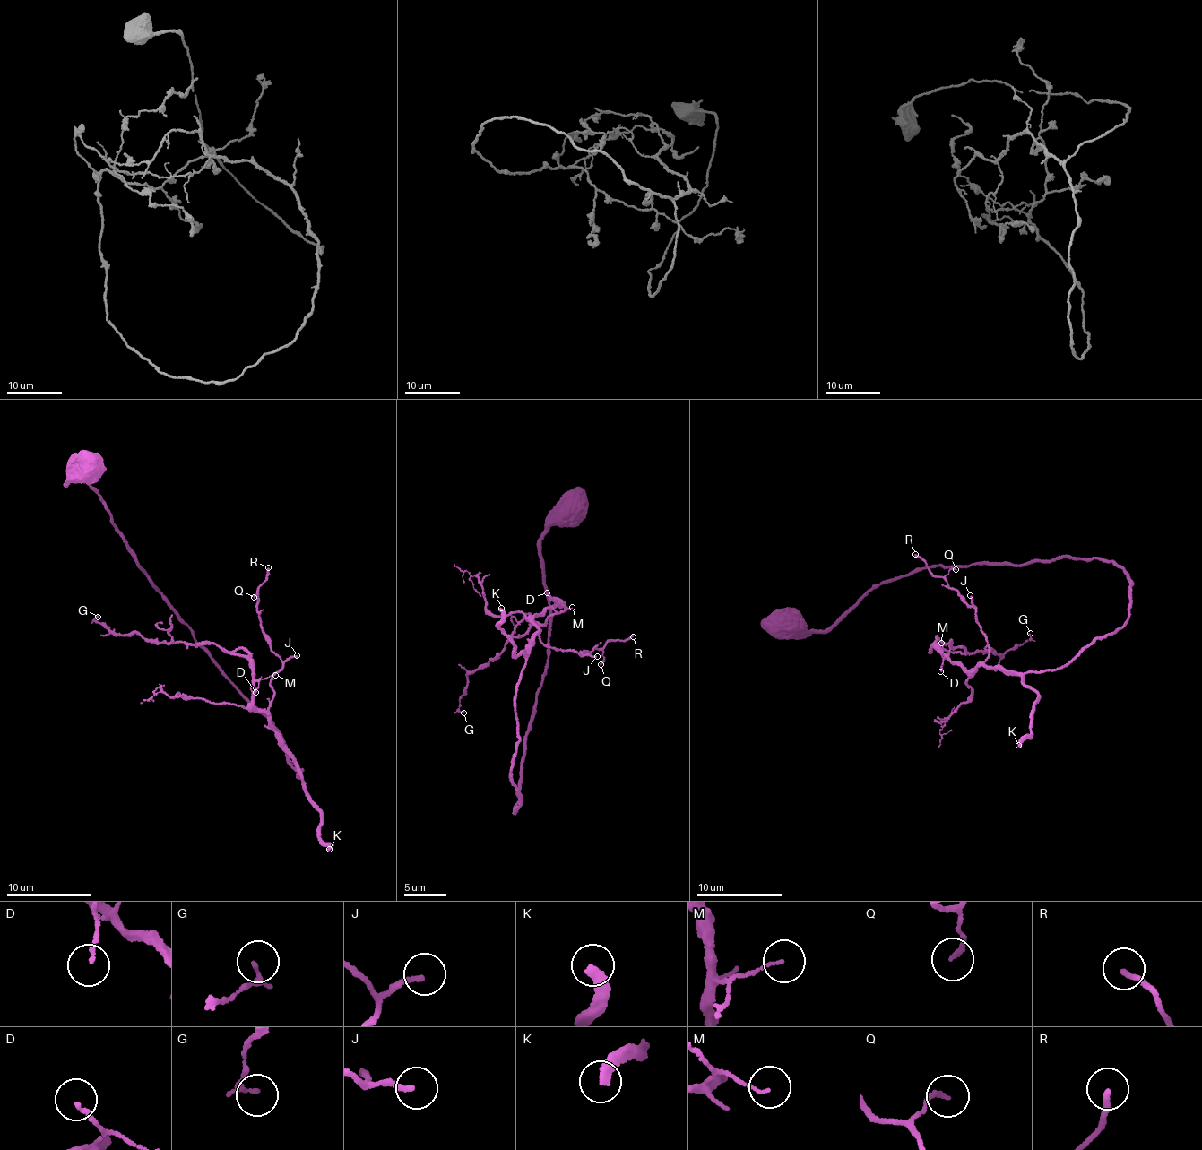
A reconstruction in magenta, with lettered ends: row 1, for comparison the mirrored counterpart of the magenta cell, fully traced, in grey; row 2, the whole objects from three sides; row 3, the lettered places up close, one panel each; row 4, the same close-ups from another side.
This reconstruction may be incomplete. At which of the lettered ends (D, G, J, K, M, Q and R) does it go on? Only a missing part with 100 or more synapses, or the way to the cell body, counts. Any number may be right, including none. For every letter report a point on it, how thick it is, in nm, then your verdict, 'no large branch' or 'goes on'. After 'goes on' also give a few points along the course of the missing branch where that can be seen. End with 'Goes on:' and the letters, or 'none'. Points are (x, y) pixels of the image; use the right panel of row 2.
D: (940, 671) | 140 nm | no large branch
G: (1030, 633) | 160 nm | no large branch
J: (970, 595) | 170 nm | no large branch
K: (1018, 745) | 360 nm | goes on
M: (941, 643) | 80 nm | no large branch
Q: (955, 569) | 160 nm | no large branch
R: (915, 554) | 200 nm | no large branch
Goes on: K

